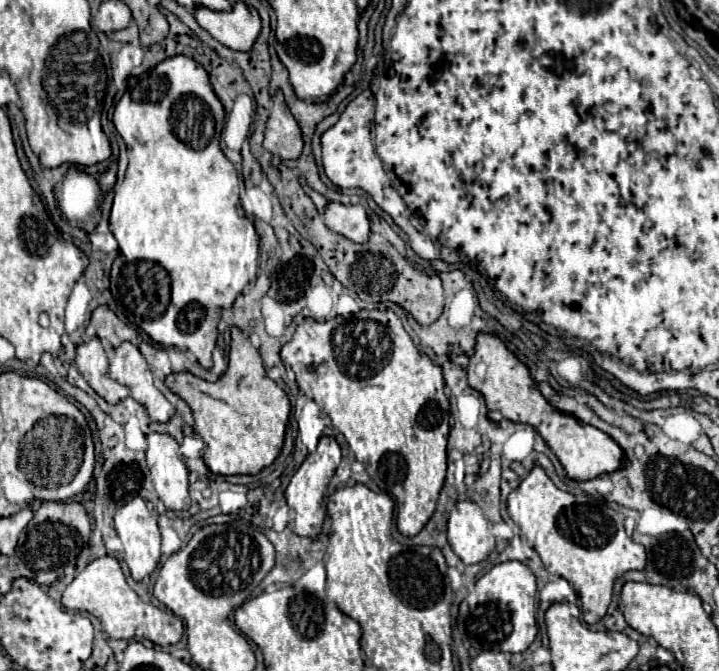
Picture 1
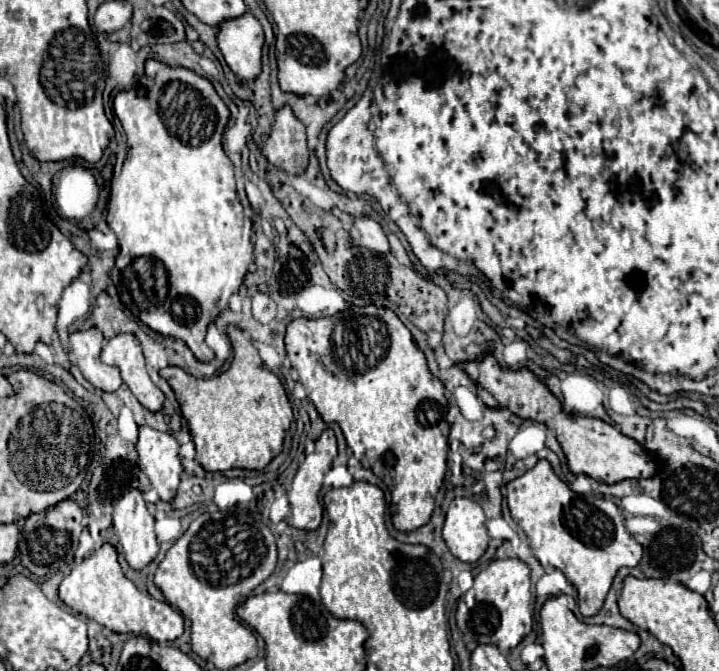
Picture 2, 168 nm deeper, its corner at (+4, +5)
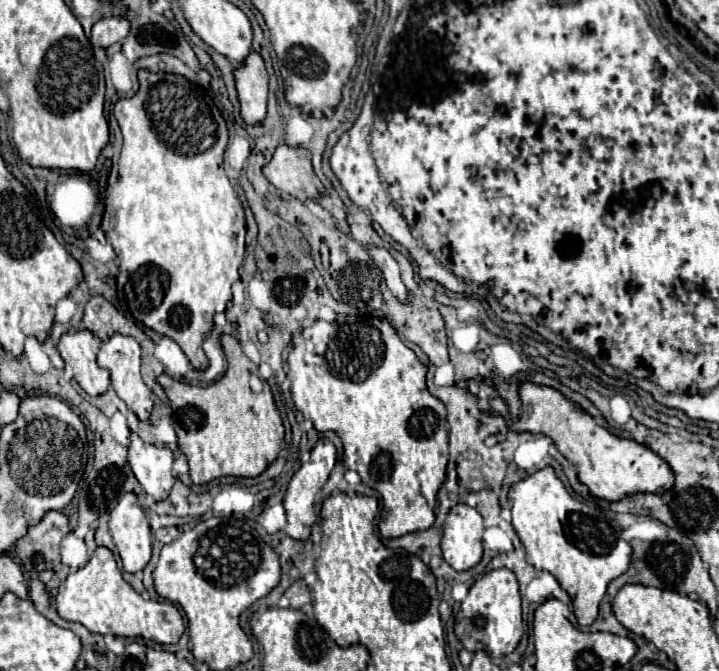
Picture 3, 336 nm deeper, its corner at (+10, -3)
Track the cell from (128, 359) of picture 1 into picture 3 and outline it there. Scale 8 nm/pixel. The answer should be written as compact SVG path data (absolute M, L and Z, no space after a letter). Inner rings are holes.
M121 334L105 340L99 350L99 356L97 356L97 364L111 372L111 386L117 392L117 396L137 414L139 420L149 420L151 408L153 408L153 392L141 380L139 360L141 360L141 352L139 352L137 340L131 336L121 336Z

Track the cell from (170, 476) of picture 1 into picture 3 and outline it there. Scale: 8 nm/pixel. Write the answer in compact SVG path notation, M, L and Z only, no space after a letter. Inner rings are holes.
M131 434L127 460L143 490L155 500L165 500L175 482L173 478L173 452L165 446L153 446L143 442L137 434Z

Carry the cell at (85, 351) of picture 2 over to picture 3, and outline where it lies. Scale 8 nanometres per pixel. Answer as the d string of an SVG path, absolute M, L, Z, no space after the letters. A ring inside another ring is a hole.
M89 330L65 332L59 342L59 352L65 364L73 368L75 380L89 396L99 396L111 386L109 372L97 366L99 346L101 340L97 340Z

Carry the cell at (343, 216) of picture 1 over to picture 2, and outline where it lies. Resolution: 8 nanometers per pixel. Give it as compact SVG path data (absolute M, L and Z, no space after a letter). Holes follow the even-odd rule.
M371 216L355 218L351 224L351 230L349 230L349 236L351 236L353 244L359 244L373 252L389 250L389 242L387 242L387 236L385 236L381 224L377 220L373 220Z

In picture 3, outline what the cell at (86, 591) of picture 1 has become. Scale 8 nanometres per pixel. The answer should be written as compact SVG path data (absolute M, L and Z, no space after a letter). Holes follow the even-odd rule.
M99 546L87 566L69 574L59 586L57 612L61 618L79 622L97 634L115 634L123 638L141 638L157 644L177 644L185 632L181 612L171 602L143 600L121 576L115 556L109 548Z

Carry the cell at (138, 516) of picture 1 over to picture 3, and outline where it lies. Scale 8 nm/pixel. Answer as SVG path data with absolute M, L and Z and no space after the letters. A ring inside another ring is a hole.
M125 494L113 508L109 532L127 572L139 572L151 558L151 530L135 494Z

